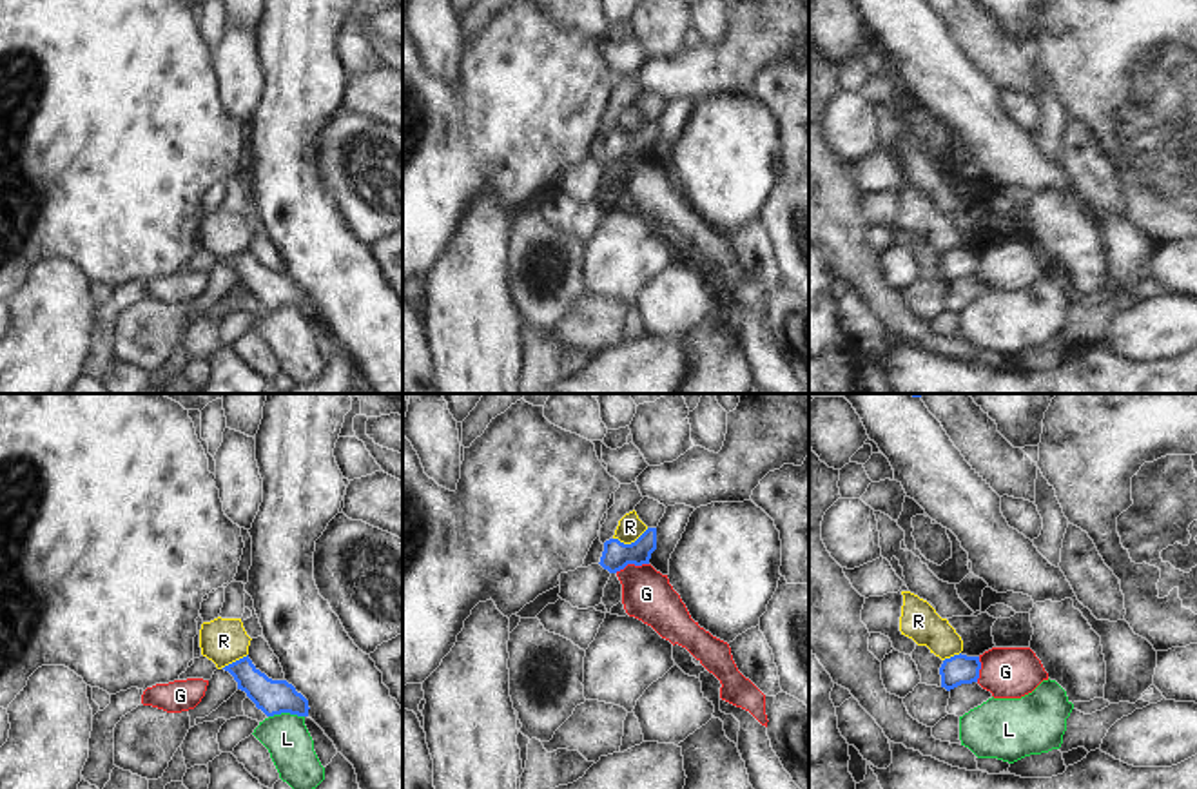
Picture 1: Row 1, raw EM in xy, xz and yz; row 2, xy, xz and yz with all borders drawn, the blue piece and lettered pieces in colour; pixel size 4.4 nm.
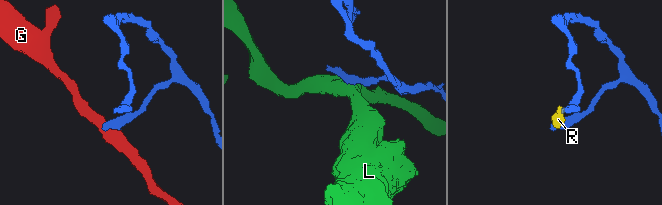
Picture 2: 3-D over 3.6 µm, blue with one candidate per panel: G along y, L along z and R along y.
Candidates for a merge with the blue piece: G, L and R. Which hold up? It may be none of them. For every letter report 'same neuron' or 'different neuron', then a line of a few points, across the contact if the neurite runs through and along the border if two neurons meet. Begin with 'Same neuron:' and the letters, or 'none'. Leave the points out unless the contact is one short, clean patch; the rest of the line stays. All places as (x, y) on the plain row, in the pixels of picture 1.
Same neuron: none
G: different neuron; line xz (648, 156), (626, 158), (615, 165)
L: different neuron; line xy (303, 309), (274, 307), (269, 311)
R: different neuron; line xz (648, 122), (630, 136), (613, 133)

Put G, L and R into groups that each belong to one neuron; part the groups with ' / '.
G / L / R

